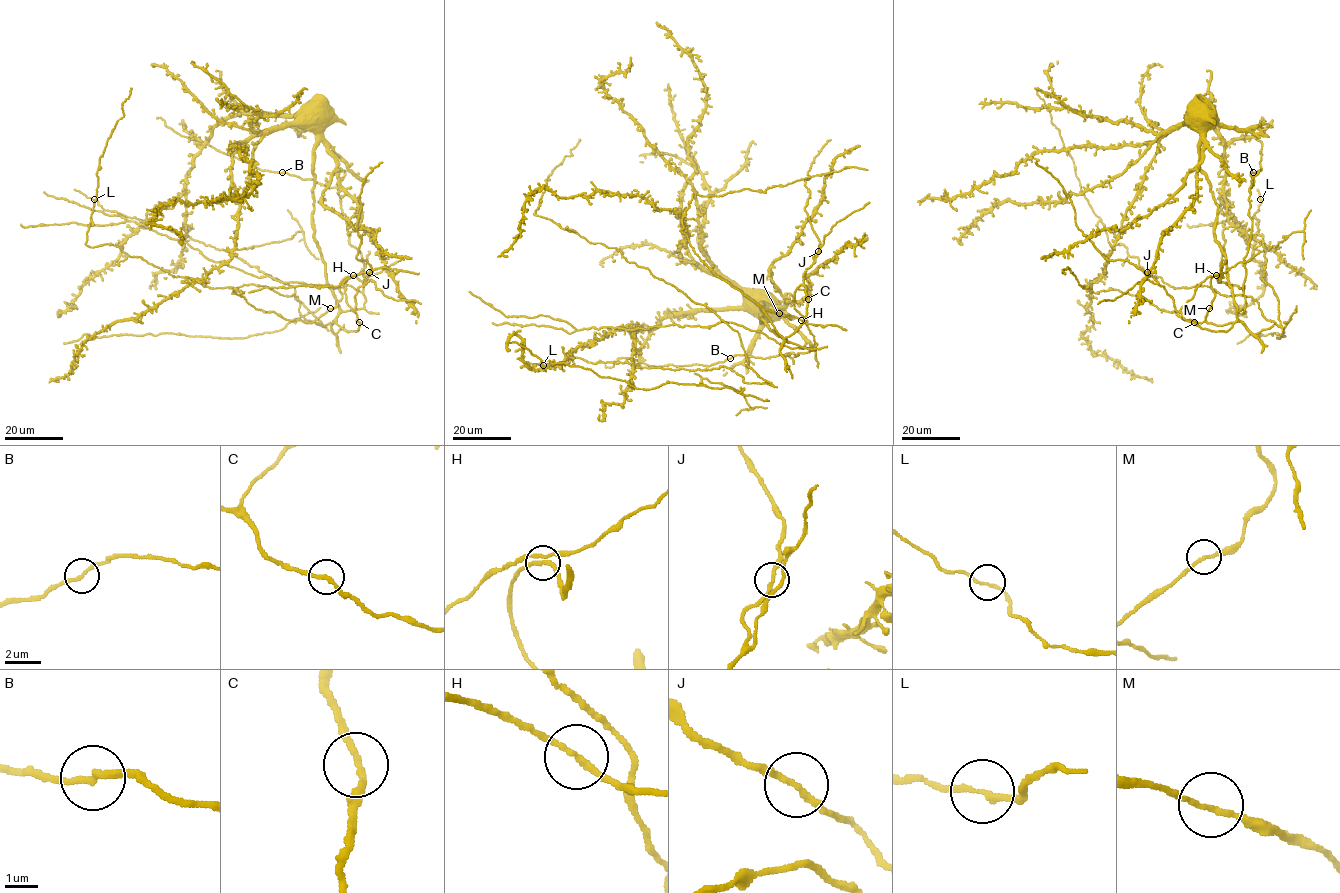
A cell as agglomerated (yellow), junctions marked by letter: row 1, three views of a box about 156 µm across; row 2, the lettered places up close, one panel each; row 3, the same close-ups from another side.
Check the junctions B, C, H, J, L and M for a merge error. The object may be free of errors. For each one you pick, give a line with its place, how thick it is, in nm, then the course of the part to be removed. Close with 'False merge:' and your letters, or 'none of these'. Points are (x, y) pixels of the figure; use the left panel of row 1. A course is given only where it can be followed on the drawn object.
False merge: none of these

